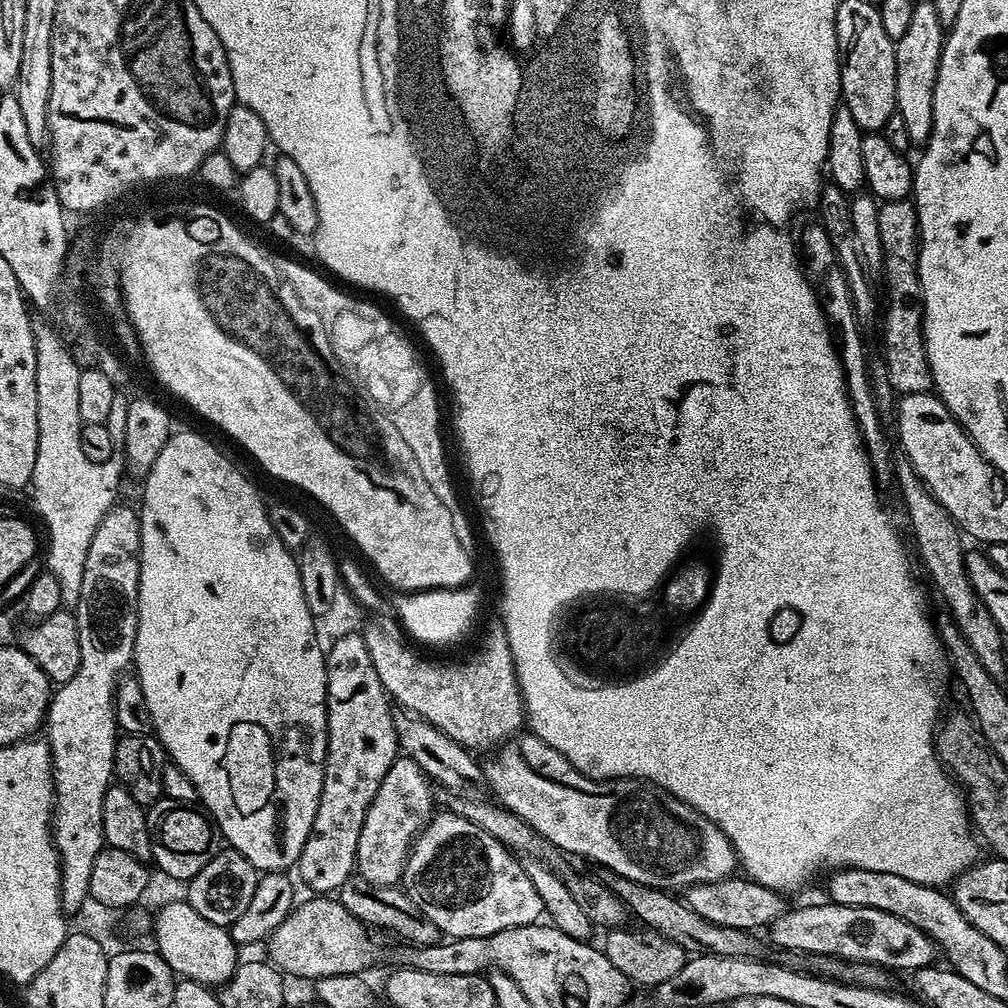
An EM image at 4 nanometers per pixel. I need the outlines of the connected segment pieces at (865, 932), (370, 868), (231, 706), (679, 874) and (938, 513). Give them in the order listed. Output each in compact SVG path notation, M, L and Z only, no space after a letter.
M831 902L824 904L808 904L805 908L789 907L770 925L772 940L780 948L789 948L792 952L804 952L808 956L837 956L856 964L878 964L885 970L897 968L900 974L912 968L926 968L937 963L938 945L931 940L918 926L906 922L906 918L898 918L886 910L863 908L862 906L842 906Z
M399 755L386 772L374 800L367 807L362 831L358 836L357 873L374 885L397 885L403 877L412 841L430 821L433 812L434 790L431 781L413 759Z
M173 431L169 440L162 447L162 452L158 454L157 461L144 476L142 485L144 485L144 505L139 505L138 508L140 517L140 585L138 586L138 606L136 607L138 626L136 627L136 645L132 659L134 675L141 684L142 694L145 695L151 727L154 729L156 739L163 746L167 759L178 765L182 772L190 778L190 782L194 782L199 803L210 810L210 814L216 820L216 827L219 828L221 837L236 851L241 852L261 873L283 872L292 868L299 861L302 846L306 846L306 838L312 833L314 814L318 814L318 802L324 785L324 759L328 753L328 679L324 665L326 652L323 647L320 649L320 640L316 637L317 621L310 608L306 606L306 594L300 590L300 565L297 557L278 538L268 517L266 503L264 504L263 498L256 493L255 486L210 441L203 440L198 433Z
M531 734L513 736L489 756L492 757L482 764L484 782L490 792L492 788L495 799L561 853L585 856L593 860L593 865L616 871L622 878L665 890L683 890L691 884L726 880L735 873L732 871L737 871L736 851L720 827L657 784L635 778L597 780L584 776L554 746Z
M897 459L894 464L894 476L895 472L900 496L904 499L904 512L908 515L909 526L912 527L916 552L920 555L933 586L937 588L939 599L942 601L945 596L968 596L968 589L972 584L968 580L966 552L964 556L964 548L960 545L962 529L956 525L956 519L933 498L932 491L920 481L910 461Z

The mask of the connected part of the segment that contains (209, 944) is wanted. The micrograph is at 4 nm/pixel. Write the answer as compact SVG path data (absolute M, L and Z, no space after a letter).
M180 898L162 905L156 920L154 916L154 930L155 926L155 951L172 967L177 977L207 986L221 986L234 974L238 963L238 945L232 940L229 929L202 918L202 914L198 914L187 899Z

